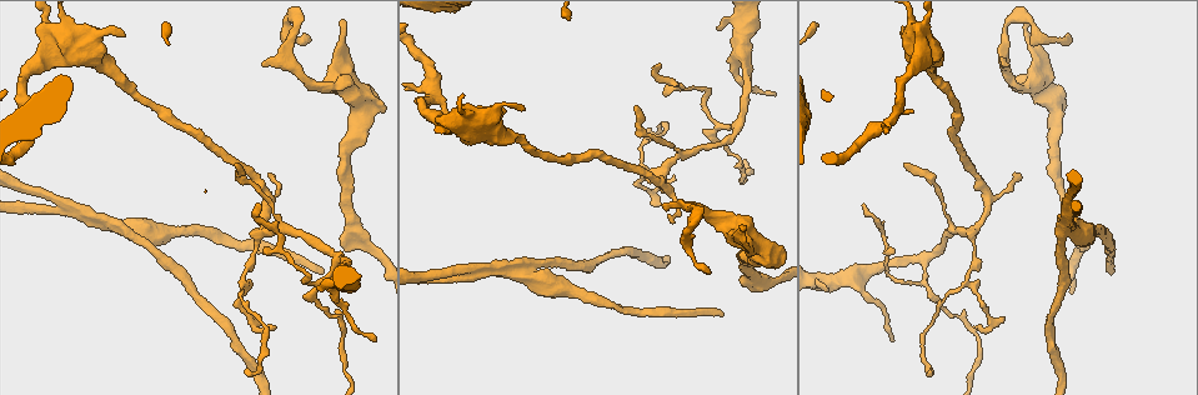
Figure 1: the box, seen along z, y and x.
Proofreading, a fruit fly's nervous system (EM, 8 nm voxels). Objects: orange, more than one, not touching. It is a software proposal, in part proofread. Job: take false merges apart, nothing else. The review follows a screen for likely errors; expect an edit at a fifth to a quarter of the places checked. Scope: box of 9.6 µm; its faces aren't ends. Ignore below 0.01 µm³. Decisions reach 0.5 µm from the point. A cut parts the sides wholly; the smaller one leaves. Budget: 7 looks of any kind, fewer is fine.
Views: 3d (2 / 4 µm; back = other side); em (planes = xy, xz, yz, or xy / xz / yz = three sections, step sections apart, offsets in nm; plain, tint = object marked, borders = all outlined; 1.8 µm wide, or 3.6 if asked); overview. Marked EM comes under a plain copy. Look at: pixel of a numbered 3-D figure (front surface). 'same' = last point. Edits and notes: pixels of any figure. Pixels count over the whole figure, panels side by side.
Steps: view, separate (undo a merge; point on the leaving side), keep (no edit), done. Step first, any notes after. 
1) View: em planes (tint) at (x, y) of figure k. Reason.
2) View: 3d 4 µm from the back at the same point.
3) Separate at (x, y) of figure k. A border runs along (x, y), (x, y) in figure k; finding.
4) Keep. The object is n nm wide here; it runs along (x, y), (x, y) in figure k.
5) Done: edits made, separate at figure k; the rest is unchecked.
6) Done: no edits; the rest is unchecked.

View: em yz step 8 (tint) at (967, 284) of figure 1. Three arms meet.

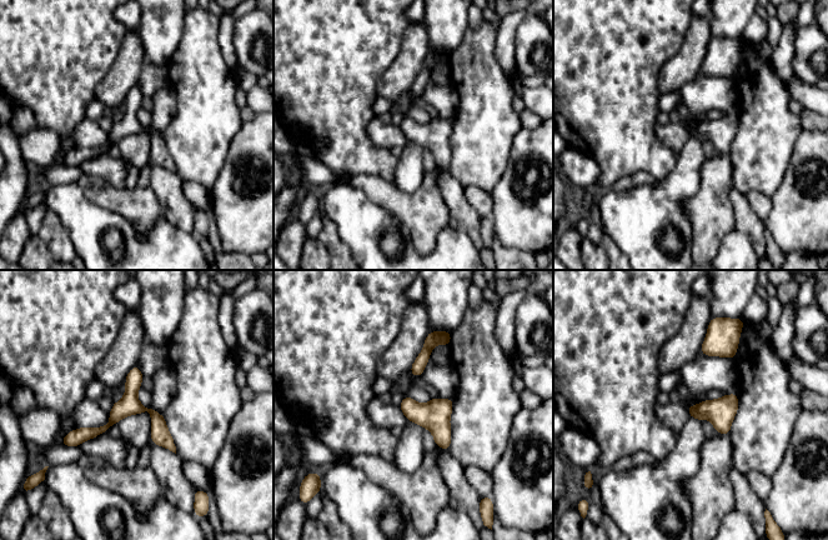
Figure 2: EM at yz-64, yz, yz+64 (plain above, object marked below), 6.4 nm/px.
View: em planes (tint) at the same point.

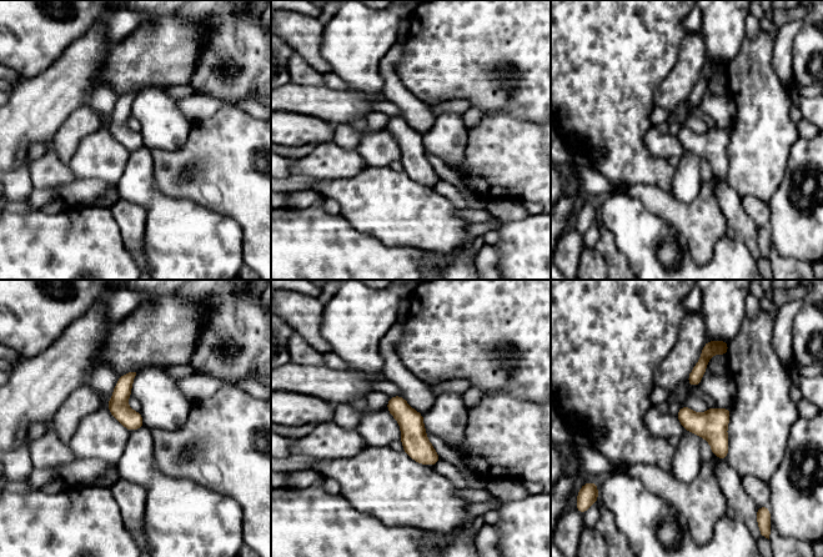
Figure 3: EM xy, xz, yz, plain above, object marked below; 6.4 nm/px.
Keep. It runs along (392, 400), (431, 462) in figure 3; continuous, no second neuron.

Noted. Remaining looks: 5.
View: em planes (tint) at (1067, 214) of figure 1. Three arms meet.

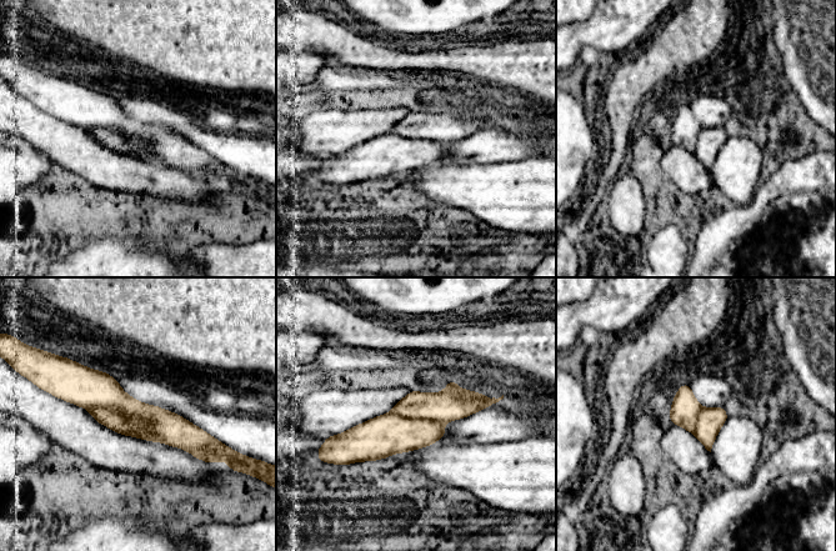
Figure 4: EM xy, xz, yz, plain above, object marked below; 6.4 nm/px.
Separate at (95, 389) of figure 4. The part that leaves runs along (66, 391), (105, 391), (206, 444) in figure 4; two neurons meet here.

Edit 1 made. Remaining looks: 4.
View: em xy step 8 (tint) at (65, 40) of figure 1. Calibre changes.

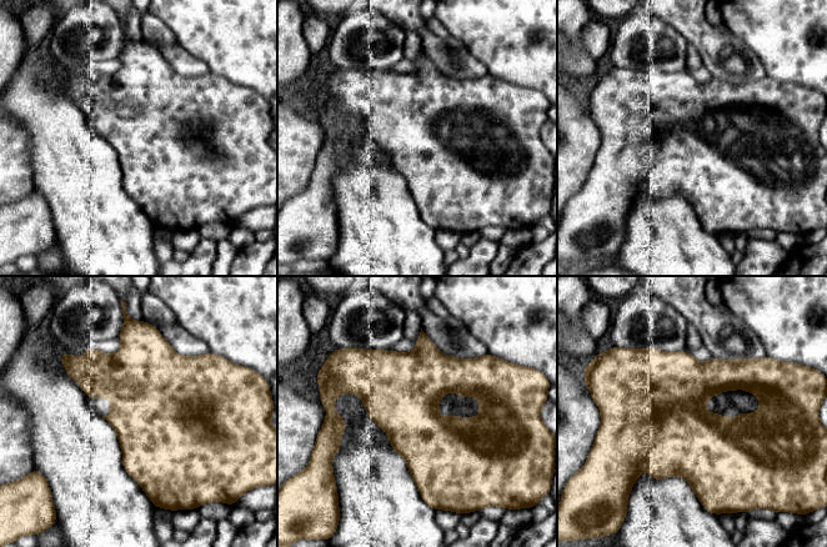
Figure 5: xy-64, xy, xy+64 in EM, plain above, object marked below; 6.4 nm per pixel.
View: em planes (tint) at the same point. Another direction.

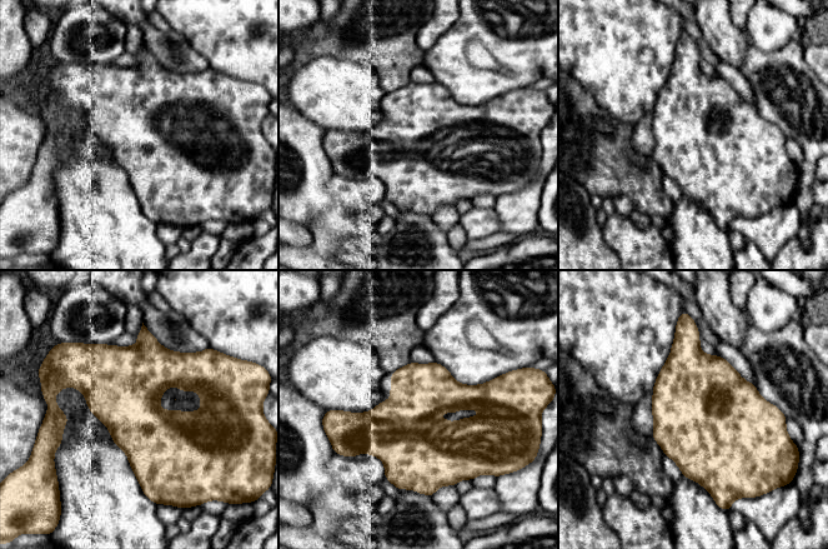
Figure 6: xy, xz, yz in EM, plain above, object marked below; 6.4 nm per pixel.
Keep. Continuous, no second neuron.

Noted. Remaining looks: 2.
Done: edits made, separate at figure 4; the rest is unchecked.

